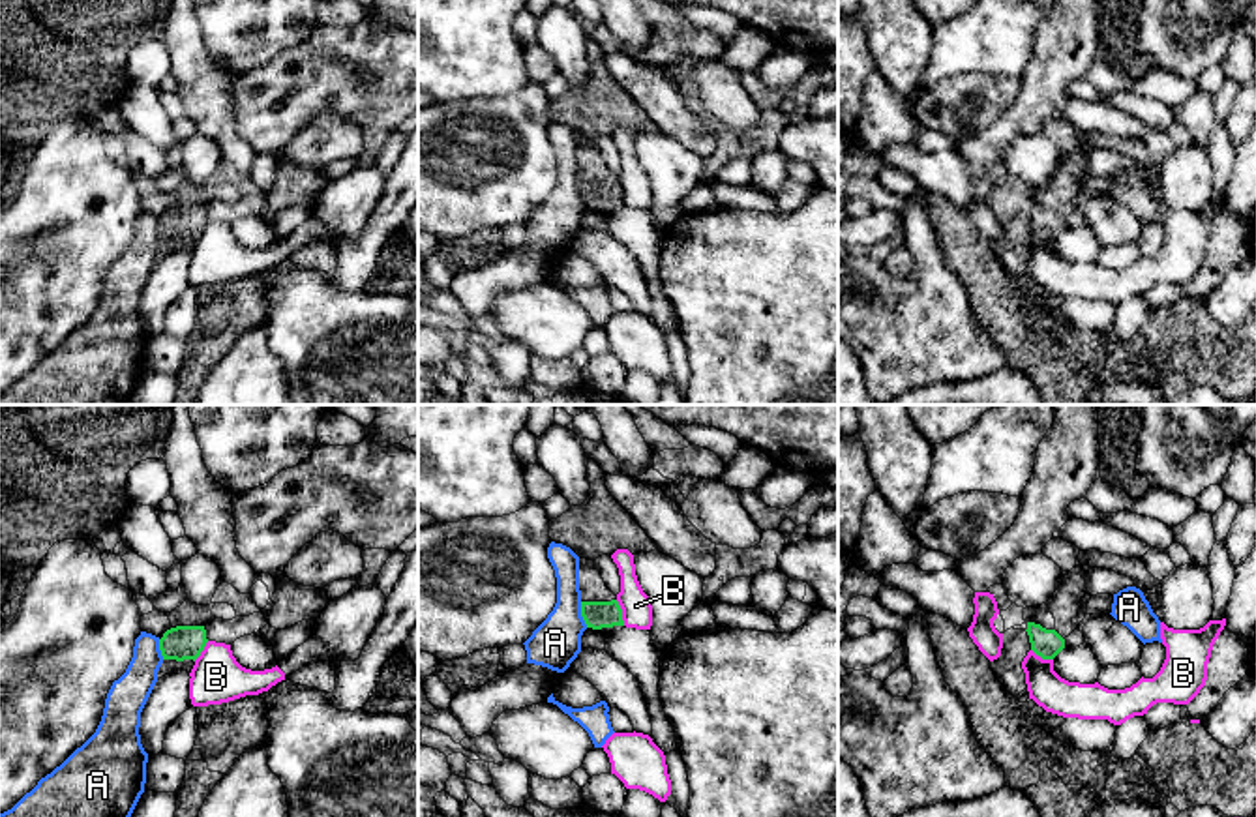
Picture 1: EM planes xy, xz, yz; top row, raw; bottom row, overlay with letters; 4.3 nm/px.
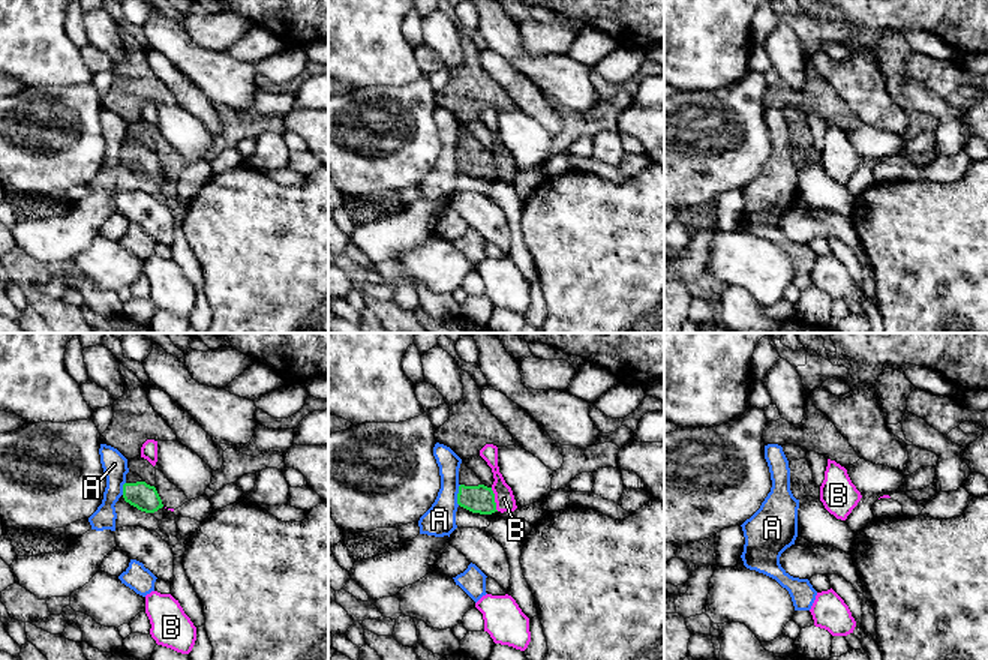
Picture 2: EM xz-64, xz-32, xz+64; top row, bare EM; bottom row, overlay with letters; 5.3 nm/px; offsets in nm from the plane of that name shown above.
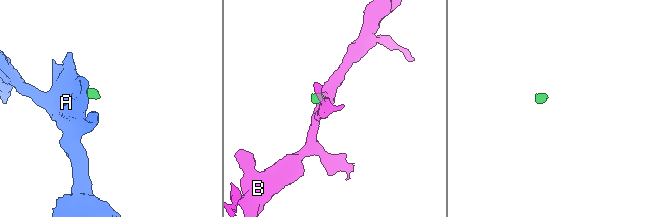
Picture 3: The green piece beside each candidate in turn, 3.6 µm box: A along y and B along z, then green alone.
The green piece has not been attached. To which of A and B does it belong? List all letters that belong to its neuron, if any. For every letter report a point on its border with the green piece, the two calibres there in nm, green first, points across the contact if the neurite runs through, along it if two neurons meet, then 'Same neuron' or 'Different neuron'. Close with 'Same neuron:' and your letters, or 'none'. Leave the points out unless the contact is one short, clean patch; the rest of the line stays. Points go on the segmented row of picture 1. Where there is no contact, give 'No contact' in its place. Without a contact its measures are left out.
A: Touches green at xz (582, 615). Thickness 120 nm (green) against 220 nm. Boundary: xz (580, 602), (580, 613), (587, 626). Different neuron
B: Touches green at xz (621, 613). Thickness 120 nm (green) against 130 nm. Boundary: xz (615, 600), (625, 624). Different neuron
Same neuron: none

